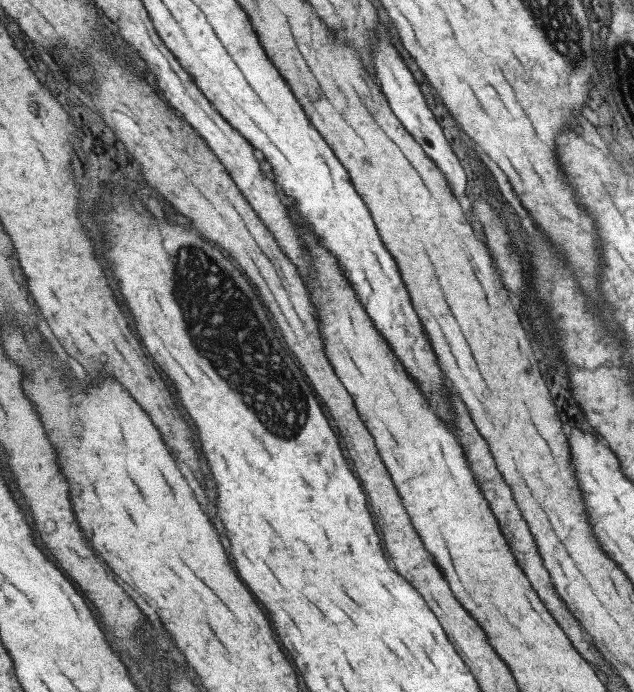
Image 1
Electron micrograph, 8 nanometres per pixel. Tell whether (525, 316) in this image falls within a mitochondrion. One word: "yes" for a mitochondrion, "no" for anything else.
no

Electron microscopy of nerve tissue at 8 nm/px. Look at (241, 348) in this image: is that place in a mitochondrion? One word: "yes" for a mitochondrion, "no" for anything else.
yes

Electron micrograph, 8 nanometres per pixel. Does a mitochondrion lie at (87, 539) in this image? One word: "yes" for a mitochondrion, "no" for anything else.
no

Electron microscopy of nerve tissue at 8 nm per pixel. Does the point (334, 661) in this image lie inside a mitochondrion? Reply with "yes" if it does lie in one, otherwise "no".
no

